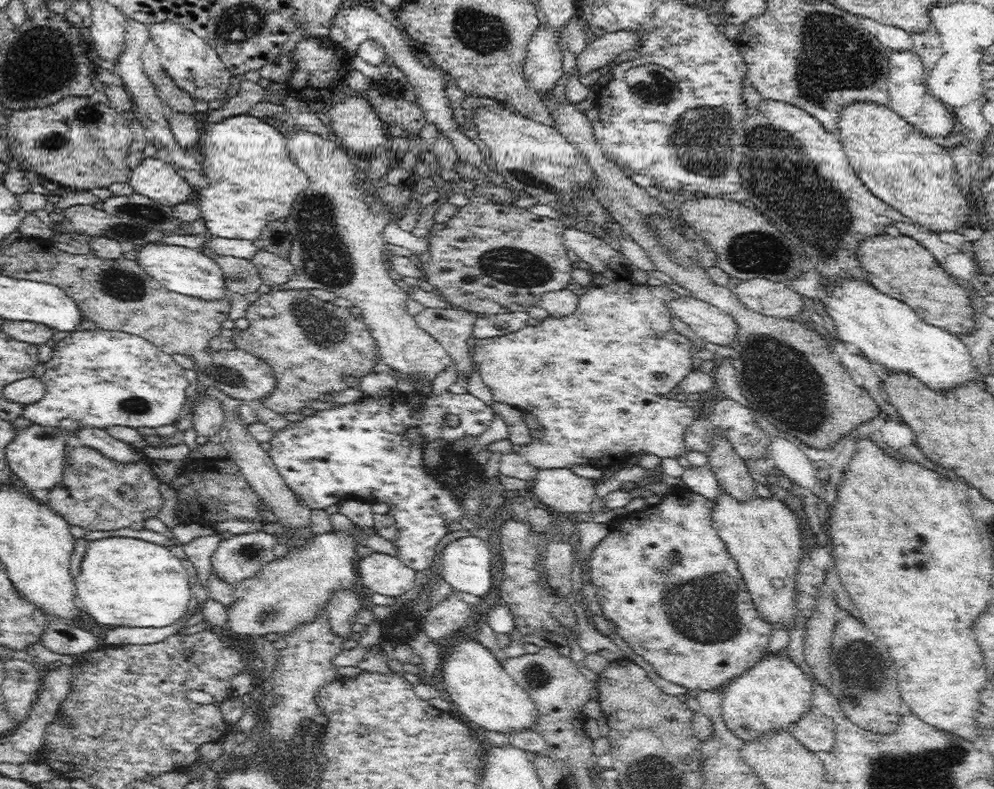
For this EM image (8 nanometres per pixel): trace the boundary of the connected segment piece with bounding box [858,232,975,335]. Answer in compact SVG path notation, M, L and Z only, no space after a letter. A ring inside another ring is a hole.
M887 232L860 242L858 258L867 280L880 292L904 301L924 322L956 334L971 333L975 327L971 296L958 285L956 277L948 274L934 255L914 238L890 234Z

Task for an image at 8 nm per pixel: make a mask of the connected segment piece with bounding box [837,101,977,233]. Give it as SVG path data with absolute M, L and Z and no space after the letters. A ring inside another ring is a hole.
M870 101L848 104L840 114L837 135L850 165L866 188L924 230L956 232L962 225L977 222L958 187L959 175L955 162L948 155L948 147L938 146L889 106Z

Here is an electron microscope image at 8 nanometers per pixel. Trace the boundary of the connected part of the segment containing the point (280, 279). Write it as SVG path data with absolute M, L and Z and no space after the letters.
M257 250L251 261L259 270L262 282L269 287L286 284L288 280L292 280L295 272L294 265L289 259L265 252L264 250Z

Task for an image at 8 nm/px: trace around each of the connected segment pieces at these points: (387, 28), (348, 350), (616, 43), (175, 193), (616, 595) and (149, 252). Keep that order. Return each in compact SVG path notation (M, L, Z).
M343 5L338 8L338 12L336 12L334 20L332 20L332 26L338 26L338 28L342 28L346 33L347 37L341 43L341 47L346 48L345 52L351 54L351 56L357 54L357 50L364 40L375 40L379 42L385 48L387 56L403 72L405 80L415 88L415 93L418 95L418 105L420 105L420 109L422 109L422 113L424 113L424 117L426 117L428 123L437 127L440 135L445 135L452 141L457 156L464 163L474 167L474 169L487 168L488 170L485 159L482 157L482 152L479 151L478 146L475 146L474 142L461 132L460 127L453 118L451 102L448 100L444 91L446 80L442 77L442 73L440 73L440 70L436 66L434 68L426 67L414 55L415 51L406 45L403 32L398 27L390 24L385 18L382 18L372 7L365 5L355 7Z
M285 289L271 290L264 293L248 305L245 317L249 320L249 326L236 332L232 336L233 342L240 350L259 356L260 360L272 367L276 377L276 388L262 402L278 414L298 413L300 409L310 407L312 400L322 401L326 393L347 390L348 384L342 378L344 374L361 380L362 376L374 372L374 366L380 362L376 341L363 317L354 316L347 308L336 306L332 301L319 300L308 289L293 292Z
M633 30L608 32L588 43L588 46L577 54L575 63L579 76L588 76L594 70L605 71L606 66L622 54L624 50L636 49L639 36Z
M144 156L142 164L131 170L129 184L136 193L171 207L186 203L193 191L193 187L182 176L179 176L177 168L172 163L166 164L166 162L162 162L155 157Z
M686 487L671 488L670 492L662 496L657 505L646 506L639 511L621 513L620 516L608 523L610 532L592 550L589 558L588 573L593 586L597 589L597 597L601 611L606 619L616 625L617 634L620 635L636 655L644 658L654 667L660 678L669 680L687 689L715 690L721 689L731 679L740 676L748 669L754 668L758 660L768 652L768 645L772 638L773 626L769 624L756 609L749 596L748 588L738 570L736 560L728 552L724 541L719 537L717 530L712 526L711 512L714 502L706 497L690 491Z
M141 244L138 250L138 264L152 278L163 284L168 290L181 295L198 297L213 301L225 297L224 273L220 265L212 258L204 255L200 249L184 248L184 246L168 246L168 244Z

